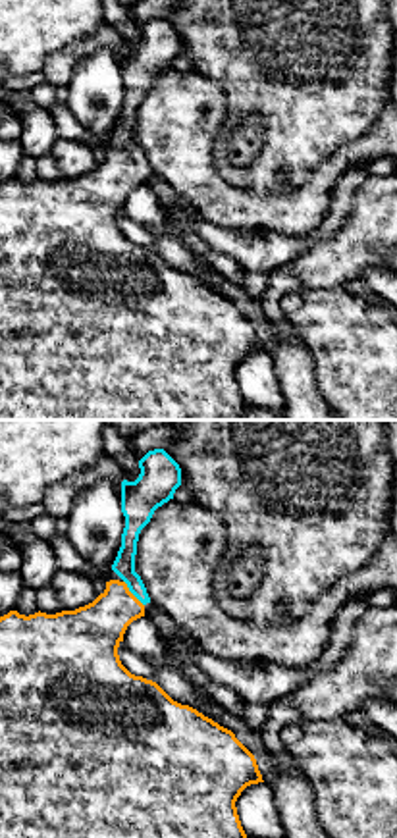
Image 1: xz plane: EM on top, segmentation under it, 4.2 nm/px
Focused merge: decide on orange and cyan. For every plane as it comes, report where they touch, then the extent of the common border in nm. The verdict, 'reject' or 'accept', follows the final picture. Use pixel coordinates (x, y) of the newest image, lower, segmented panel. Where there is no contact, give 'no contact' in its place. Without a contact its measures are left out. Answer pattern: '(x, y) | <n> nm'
(132, 594) | 140 nm

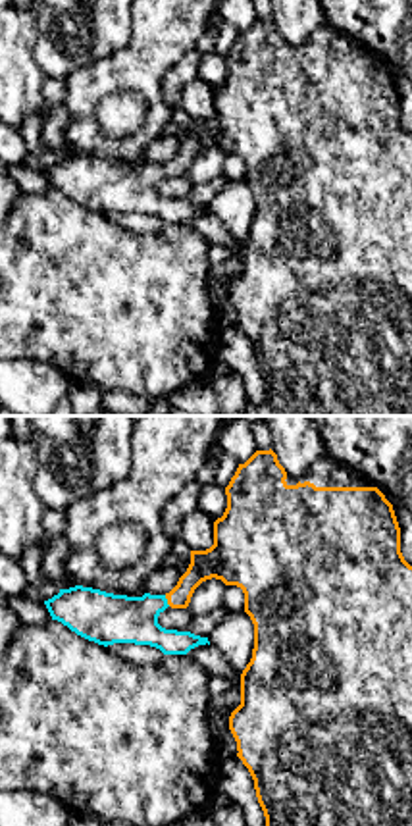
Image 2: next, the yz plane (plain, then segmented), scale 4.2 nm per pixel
(168, 601) | 50 nm

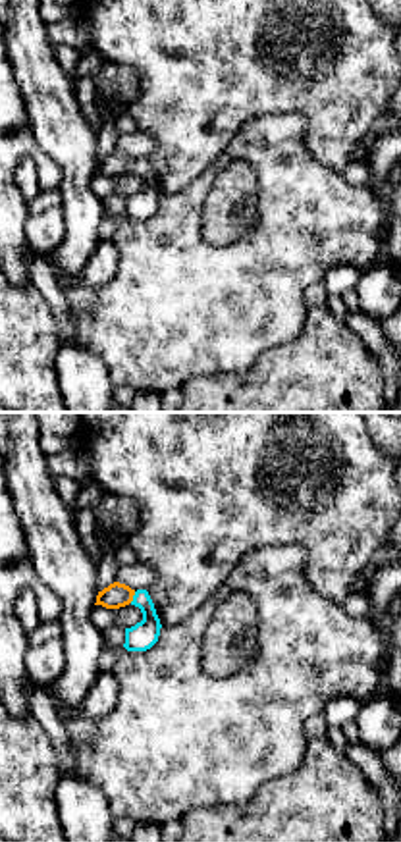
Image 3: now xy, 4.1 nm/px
(132, 598) | 50 nm

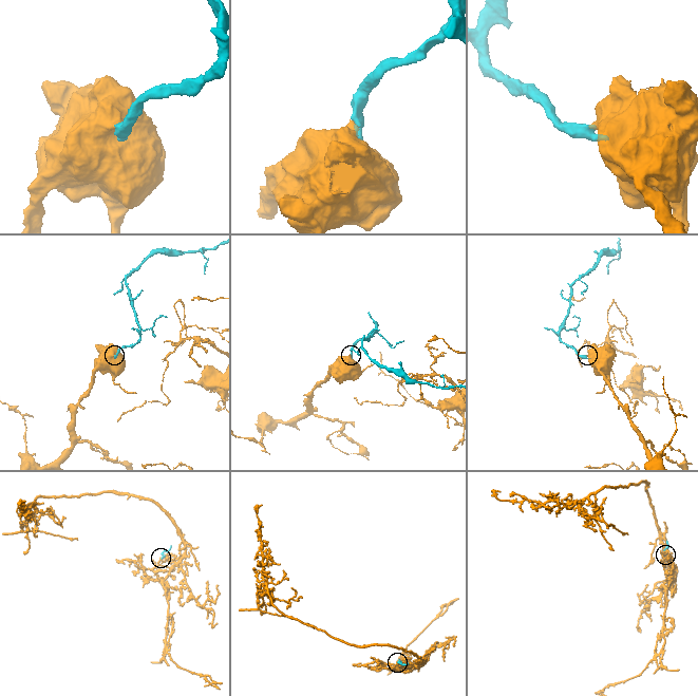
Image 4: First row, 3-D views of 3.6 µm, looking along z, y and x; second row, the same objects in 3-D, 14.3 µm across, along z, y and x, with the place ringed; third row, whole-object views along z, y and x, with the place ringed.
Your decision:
accept

